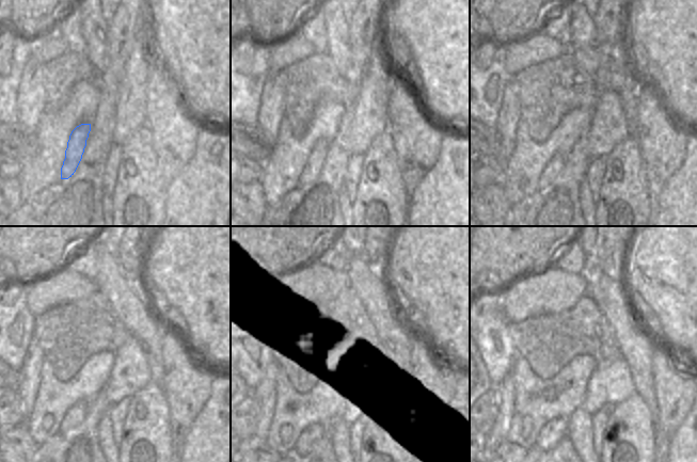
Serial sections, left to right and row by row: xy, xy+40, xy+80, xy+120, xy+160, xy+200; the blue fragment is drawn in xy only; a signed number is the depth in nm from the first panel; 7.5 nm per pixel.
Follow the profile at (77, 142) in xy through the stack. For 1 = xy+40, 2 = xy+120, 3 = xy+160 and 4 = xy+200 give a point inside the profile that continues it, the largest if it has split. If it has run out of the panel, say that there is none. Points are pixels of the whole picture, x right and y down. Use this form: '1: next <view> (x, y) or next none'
1: next xy+40 (316, 159)
2: next xy+120 (75, 415)
3: next xy+160 (311, 433)
4: next xy+200 (555, 430)

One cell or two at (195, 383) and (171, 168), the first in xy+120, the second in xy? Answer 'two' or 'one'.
one

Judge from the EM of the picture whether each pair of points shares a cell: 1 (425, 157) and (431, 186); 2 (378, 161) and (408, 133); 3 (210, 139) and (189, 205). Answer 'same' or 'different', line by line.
1: different
2: different
3: same

